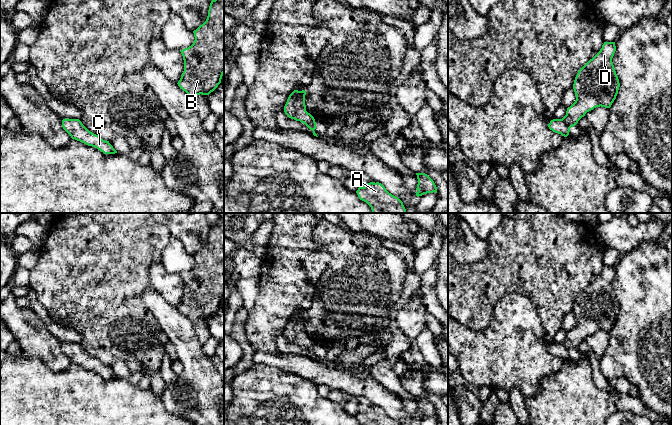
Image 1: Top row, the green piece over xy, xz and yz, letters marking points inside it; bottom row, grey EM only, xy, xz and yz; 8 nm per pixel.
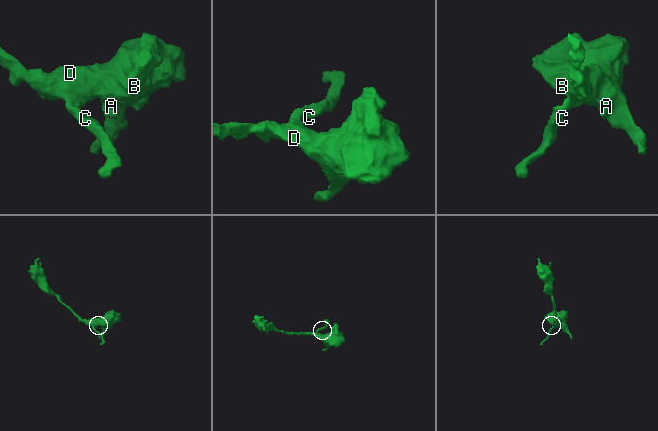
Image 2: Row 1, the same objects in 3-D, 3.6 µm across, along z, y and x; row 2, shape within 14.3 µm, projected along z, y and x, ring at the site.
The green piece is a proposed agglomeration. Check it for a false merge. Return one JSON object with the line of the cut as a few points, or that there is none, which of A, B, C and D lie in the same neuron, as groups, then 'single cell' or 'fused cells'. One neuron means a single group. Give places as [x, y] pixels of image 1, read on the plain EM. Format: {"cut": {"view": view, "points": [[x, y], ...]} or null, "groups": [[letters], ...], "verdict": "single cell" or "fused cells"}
{"cut": null, "groups": [["A", "B", "C", "D"]], "verdict": "single cell"}

